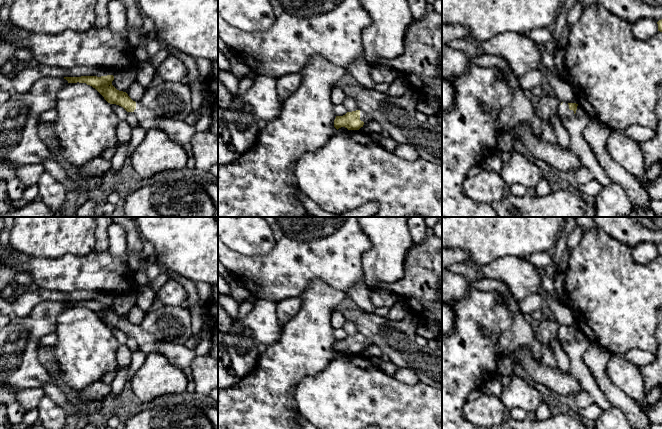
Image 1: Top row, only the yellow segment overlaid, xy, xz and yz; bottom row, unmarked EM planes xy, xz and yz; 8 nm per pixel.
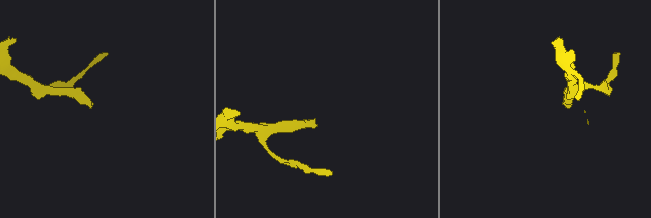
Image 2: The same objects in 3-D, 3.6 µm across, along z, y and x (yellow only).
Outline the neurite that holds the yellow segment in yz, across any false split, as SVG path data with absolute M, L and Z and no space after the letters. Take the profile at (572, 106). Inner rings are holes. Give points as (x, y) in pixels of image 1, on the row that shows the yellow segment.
M562 102L559 107L558 113L559 113L560 117L569 119L576 113L577 106L578 106L578 104L576 104L576 103Z

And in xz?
M356 110L347 112L343 116L336 116L334 120L334 127L337 130L341 127L345 127L348 130L359 130L366 122L373 120L374 118L371 115L368 115L360 110Z

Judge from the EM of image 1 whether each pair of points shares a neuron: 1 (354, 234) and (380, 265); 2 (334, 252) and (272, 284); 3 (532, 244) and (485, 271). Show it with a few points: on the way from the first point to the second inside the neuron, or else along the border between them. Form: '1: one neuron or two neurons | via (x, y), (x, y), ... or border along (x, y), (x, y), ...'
1: two neurons | border along (361, 227), (371, 242), (361, 258), (364, 273)
2: one neuron | via (319, 252), (306, 252), (287, 269)
3: two neurons | border along (525, 259), (514, 256), (500, 256), (489, 262)

